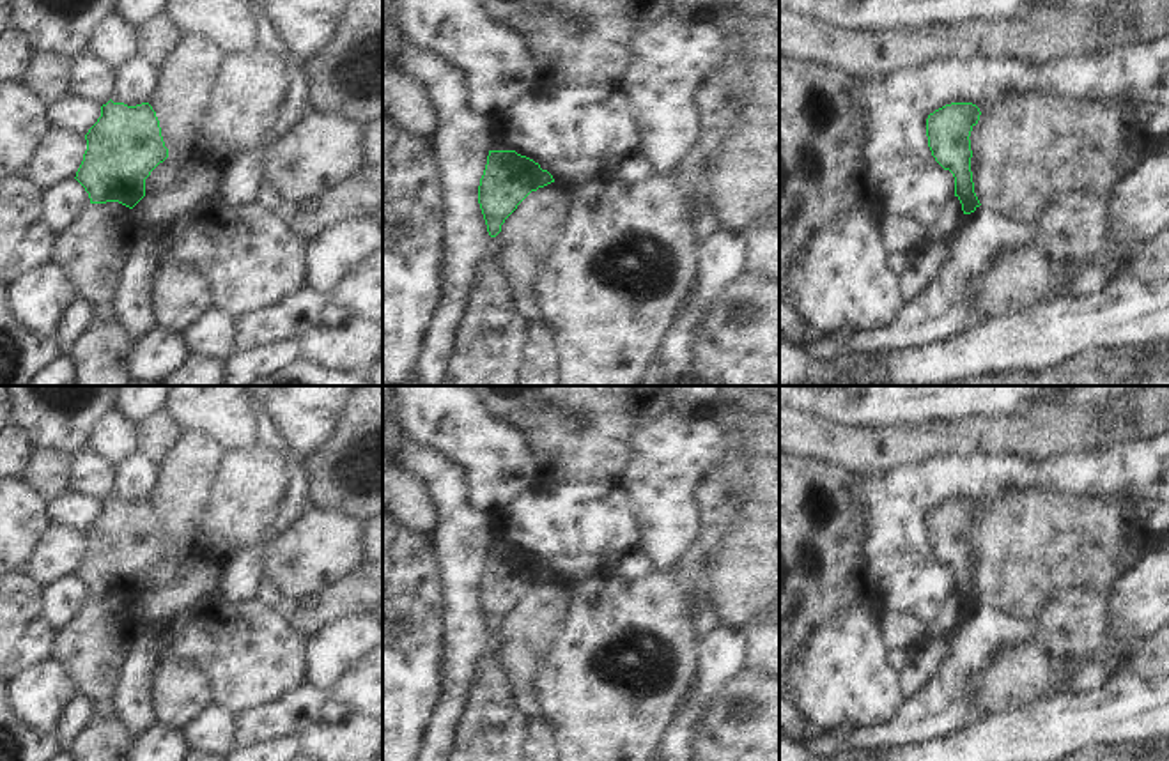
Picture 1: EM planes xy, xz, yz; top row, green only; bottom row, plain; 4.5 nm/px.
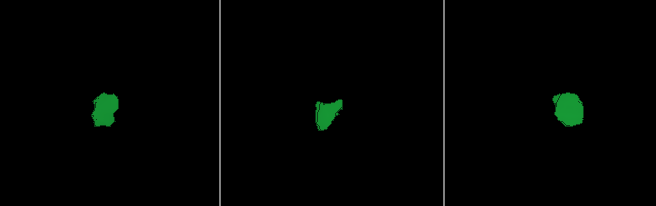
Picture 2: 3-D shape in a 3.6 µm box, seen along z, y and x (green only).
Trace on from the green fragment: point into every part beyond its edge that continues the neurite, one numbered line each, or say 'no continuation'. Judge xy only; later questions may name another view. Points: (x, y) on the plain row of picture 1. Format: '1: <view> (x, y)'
no continuation

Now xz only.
no continuation

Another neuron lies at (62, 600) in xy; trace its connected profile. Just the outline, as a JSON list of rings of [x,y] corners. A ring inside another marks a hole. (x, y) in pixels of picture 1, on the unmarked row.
[[[76,575],[41,588],[41,612],[55,632],[60,632],[89,602],[89,589]]]

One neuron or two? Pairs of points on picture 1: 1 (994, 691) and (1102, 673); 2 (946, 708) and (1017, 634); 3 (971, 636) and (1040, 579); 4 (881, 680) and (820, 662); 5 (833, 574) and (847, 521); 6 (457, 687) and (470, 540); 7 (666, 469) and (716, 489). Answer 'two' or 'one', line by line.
1: two
2: one
3: two
4: one
5: one
6: one
7: two

